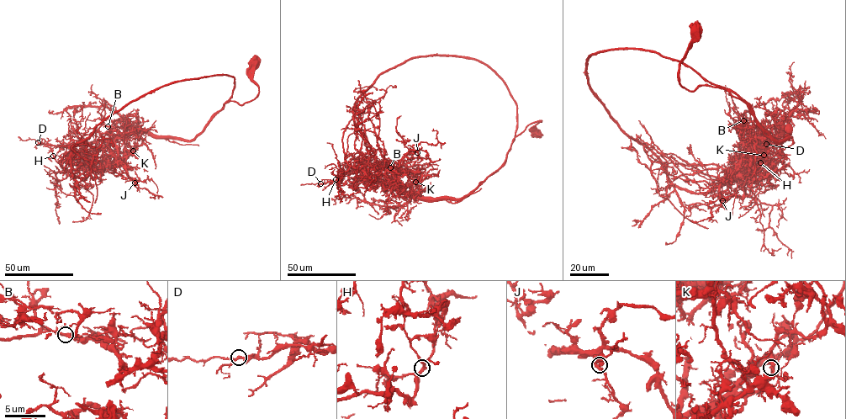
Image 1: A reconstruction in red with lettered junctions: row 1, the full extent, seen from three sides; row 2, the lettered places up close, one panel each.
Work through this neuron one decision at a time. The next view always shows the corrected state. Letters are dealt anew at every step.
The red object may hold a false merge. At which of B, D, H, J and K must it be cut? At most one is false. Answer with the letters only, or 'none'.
B

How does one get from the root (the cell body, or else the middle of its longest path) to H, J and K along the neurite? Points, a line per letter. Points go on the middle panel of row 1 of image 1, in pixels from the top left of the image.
H: (537, 133), (541, 120), (518, 135), (505, 162), (459, 198), (411, 197), (368, 182), (362, 172), (335, 179)
J: (537, 133), (541, 120), (459, 198), (412, 197), (400, 185), (399, 161), (417, 152)
K: (537, 133), (541, 120), (518, 135), (505, 162), (459, 198), (422, 198), (415, 192), (420, 181), (415, 182)

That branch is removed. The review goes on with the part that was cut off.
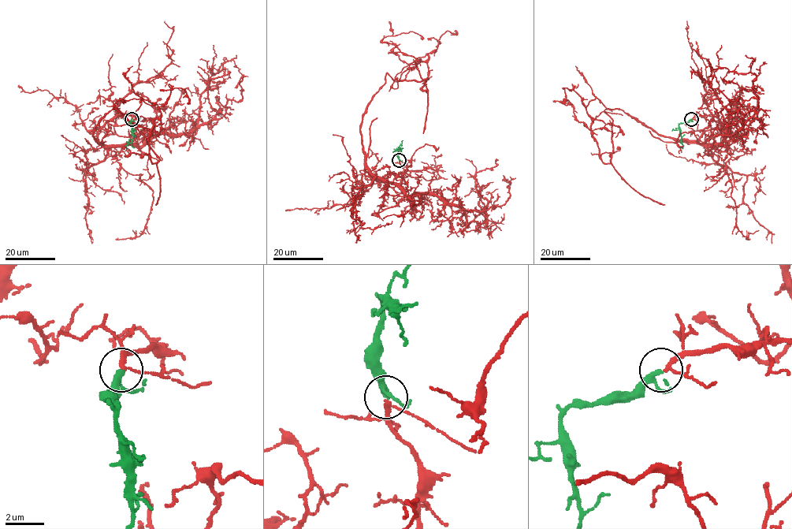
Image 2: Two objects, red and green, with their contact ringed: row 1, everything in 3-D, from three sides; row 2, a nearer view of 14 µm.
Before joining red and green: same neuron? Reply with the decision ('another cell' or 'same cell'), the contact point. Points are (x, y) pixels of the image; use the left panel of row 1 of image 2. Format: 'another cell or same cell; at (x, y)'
same cell; at (132, 119)

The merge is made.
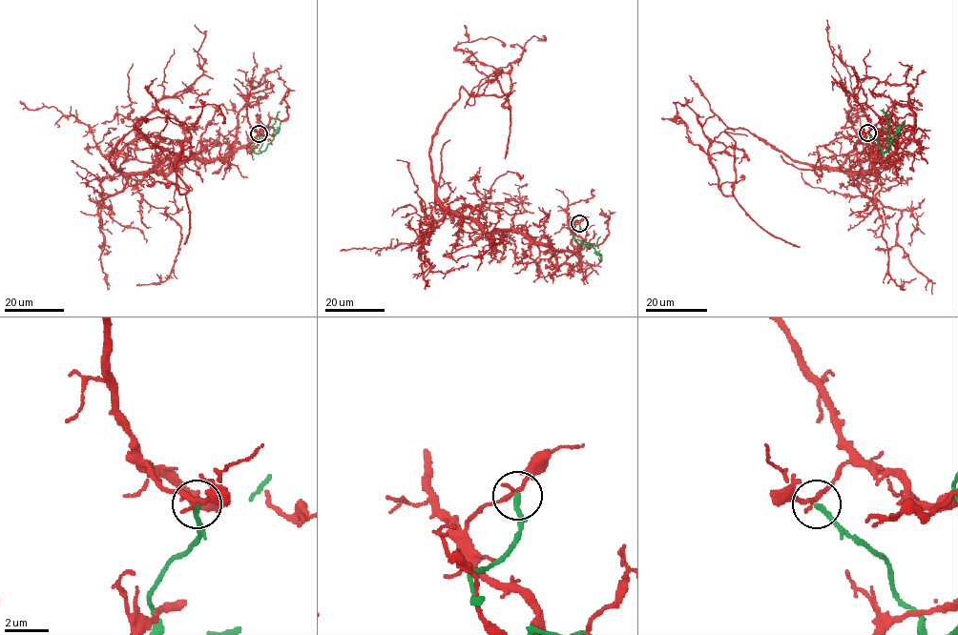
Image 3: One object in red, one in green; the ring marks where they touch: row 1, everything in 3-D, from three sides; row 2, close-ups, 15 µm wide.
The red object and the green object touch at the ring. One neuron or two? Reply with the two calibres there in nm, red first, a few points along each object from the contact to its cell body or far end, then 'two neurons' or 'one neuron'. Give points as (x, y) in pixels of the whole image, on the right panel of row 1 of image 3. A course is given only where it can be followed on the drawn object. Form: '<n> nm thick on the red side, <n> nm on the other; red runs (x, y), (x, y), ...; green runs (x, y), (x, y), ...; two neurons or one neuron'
200 nm thick on the red side, 260 nm on the other; red runs (867, 133), (897, 135), (878, 174), (795, 162), (726, 129), (725, 195), (684, 121); green runs (867, 133), (884, 153), (888, 148), (889, 118), (880, 110); two neurons

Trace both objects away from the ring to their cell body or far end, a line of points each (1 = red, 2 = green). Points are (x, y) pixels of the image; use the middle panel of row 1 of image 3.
1: (579, 223), (580, 249), (555, 251), (438, 196), (429, 149), (460, 88), (509, 93), (455, 48), (504, 47)
2: (579, 223), (579, 229), (573, 235), (580, 244), (595, 245), (600, 235)

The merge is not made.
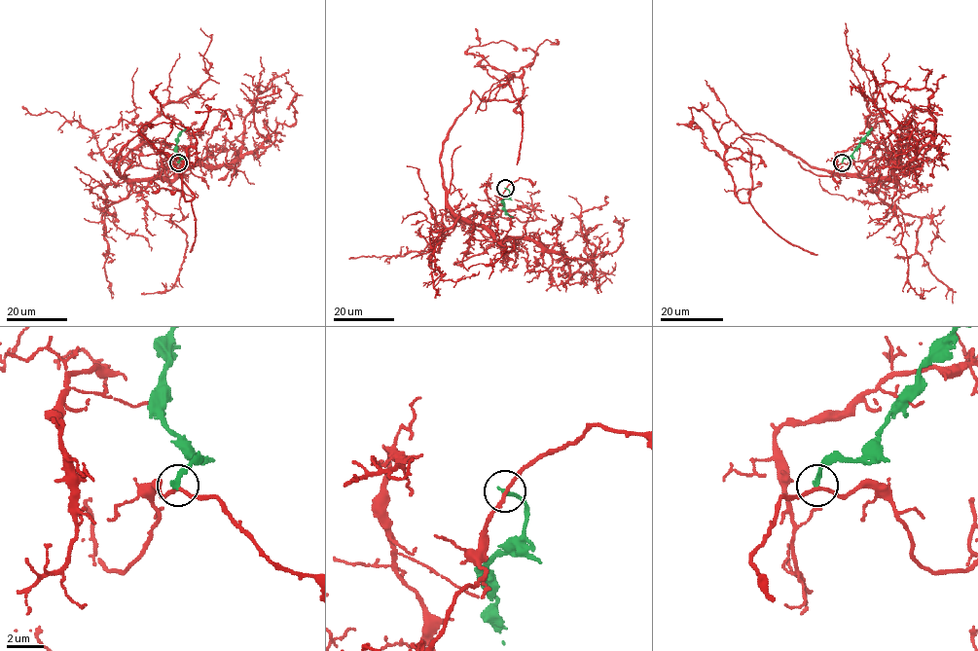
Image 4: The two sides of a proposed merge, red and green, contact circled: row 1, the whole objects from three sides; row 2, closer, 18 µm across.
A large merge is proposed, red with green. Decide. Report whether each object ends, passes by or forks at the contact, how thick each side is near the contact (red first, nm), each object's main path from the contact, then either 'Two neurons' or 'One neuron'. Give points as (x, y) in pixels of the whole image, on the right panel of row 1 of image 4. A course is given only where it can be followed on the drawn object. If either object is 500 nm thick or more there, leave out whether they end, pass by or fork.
At the ring red passes by. At the ring green ends. Thickness 180 nm (red) against 240 nm. Course of red: (842, 162), (881, 176), (811, 167), (742, 134), (752, 182), (742, 202), (689, 123), (700, 126). Course of green: (842, 162), (872, 127). Two neurons

